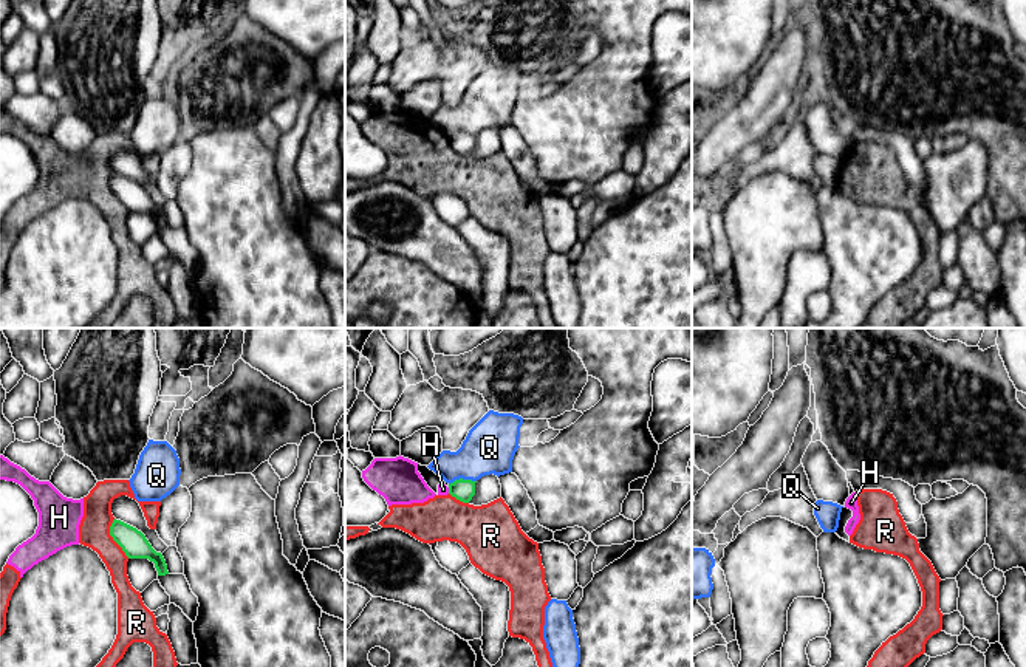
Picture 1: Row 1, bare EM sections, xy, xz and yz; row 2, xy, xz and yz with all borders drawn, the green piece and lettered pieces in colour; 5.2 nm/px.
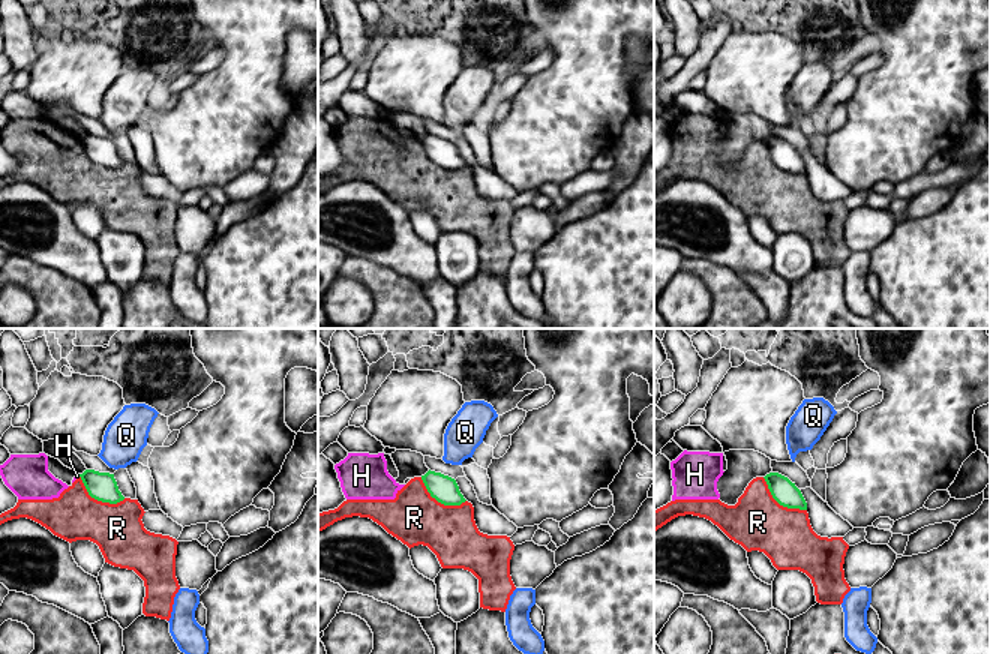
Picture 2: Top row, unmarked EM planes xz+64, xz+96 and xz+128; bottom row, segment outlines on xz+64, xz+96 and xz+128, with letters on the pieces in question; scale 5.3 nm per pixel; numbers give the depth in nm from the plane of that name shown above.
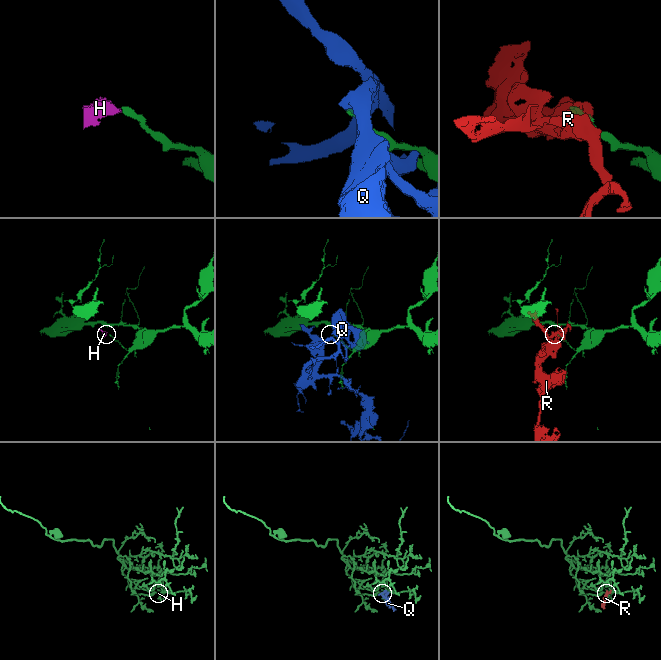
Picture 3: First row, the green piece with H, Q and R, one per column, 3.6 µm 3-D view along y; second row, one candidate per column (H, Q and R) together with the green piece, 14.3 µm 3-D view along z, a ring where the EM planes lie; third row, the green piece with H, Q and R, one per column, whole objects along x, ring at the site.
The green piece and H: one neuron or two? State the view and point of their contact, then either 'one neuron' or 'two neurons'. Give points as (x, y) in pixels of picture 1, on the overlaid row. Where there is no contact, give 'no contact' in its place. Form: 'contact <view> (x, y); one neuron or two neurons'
contact xz (449, 491); two neurons

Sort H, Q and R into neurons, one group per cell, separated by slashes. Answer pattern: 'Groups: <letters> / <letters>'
Groups: H R / Q

